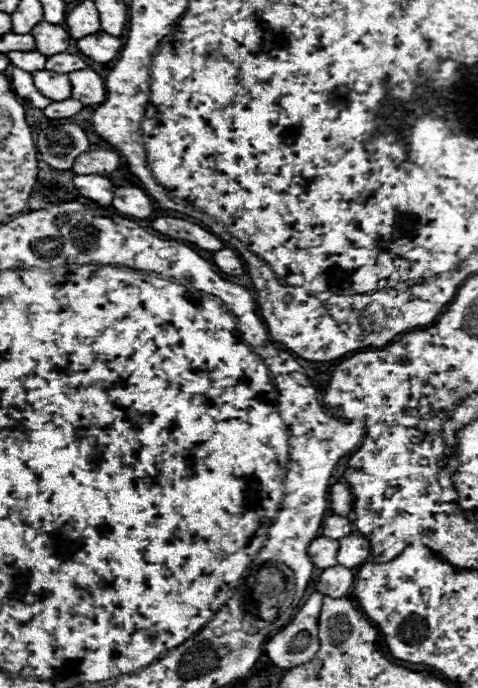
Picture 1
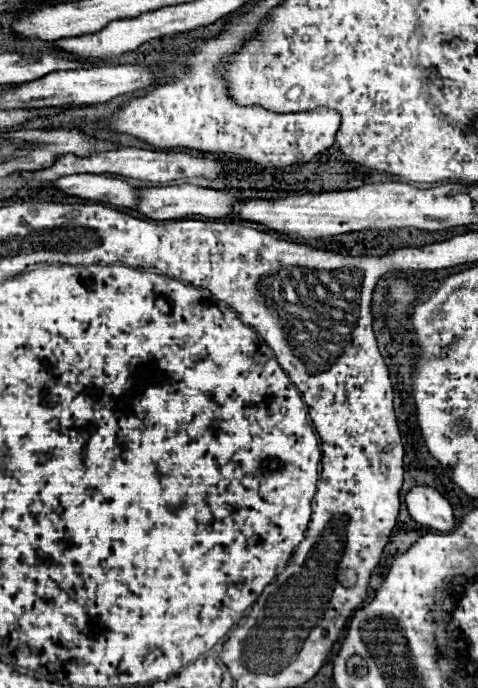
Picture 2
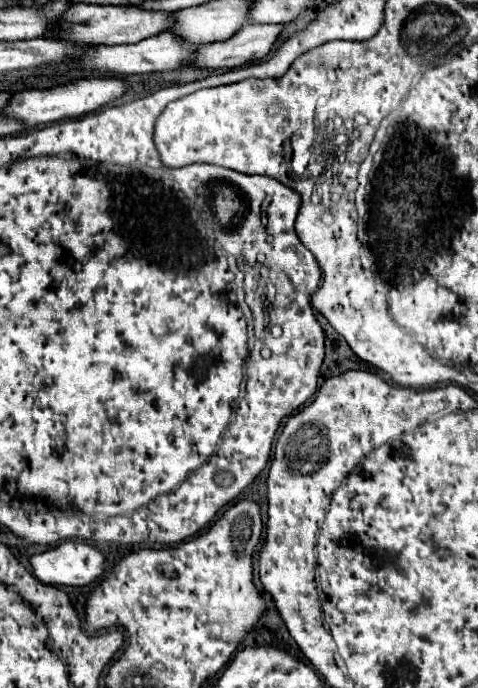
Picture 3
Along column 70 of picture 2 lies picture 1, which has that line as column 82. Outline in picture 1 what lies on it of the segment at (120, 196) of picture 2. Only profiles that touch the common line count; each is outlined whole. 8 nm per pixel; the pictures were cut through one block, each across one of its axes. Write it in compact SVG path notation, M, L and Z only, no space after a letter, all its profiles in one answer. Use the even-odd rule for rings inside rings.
M76 174L72 182L84 198L90 198L100 206L110 206L112 204L114 184L106 176L100 176L100 174L82 174L82 176L78 176Z

